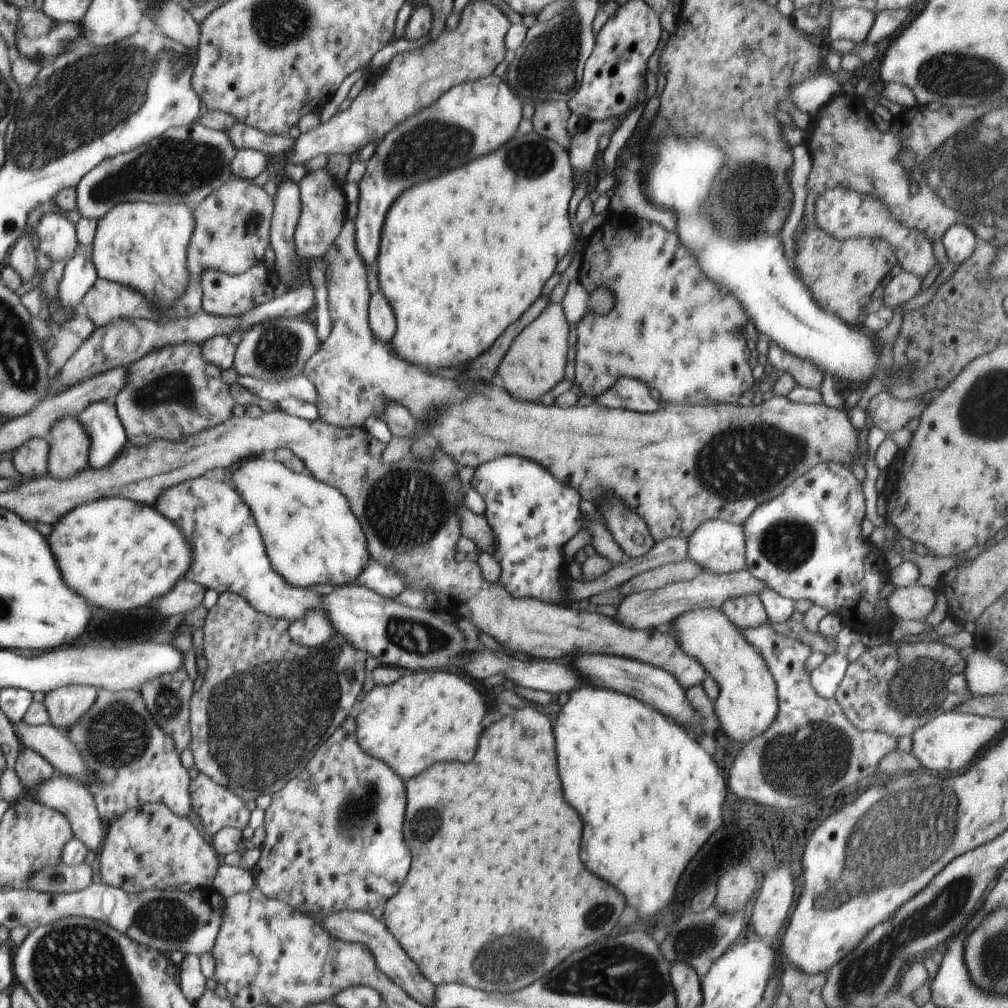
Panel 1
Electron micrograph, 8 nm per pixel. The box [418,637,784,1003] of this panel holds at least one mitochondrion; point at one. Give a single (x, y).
(501, 961)

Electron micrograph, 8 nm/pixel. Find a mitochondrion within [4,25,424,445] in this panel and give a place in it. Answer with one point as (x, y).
(70, 107)

